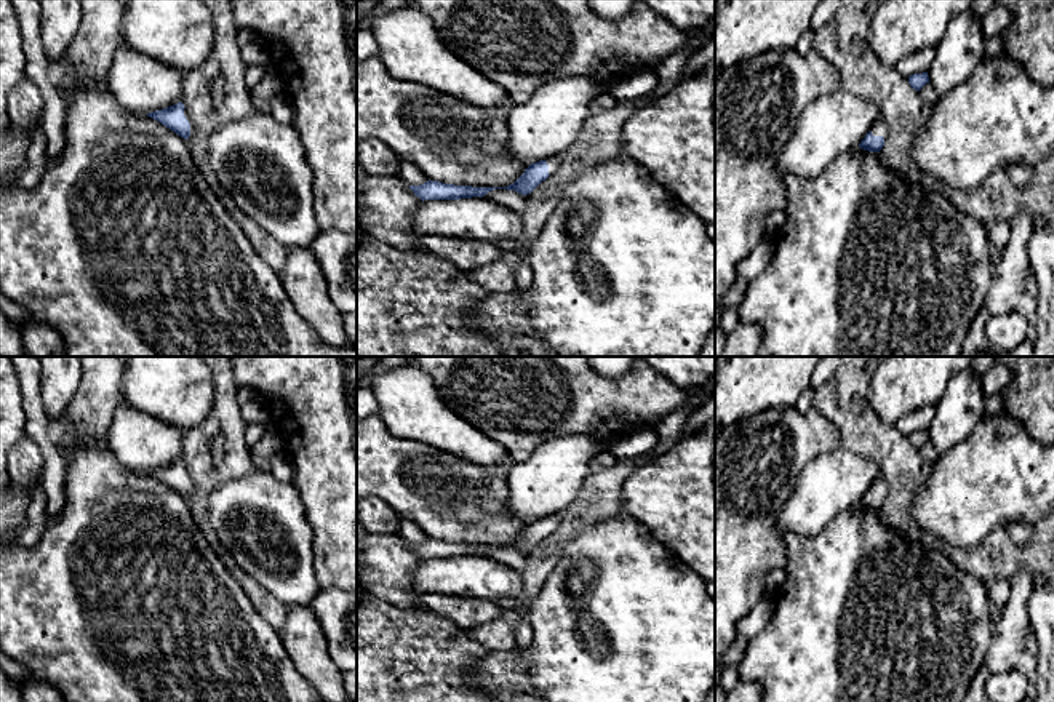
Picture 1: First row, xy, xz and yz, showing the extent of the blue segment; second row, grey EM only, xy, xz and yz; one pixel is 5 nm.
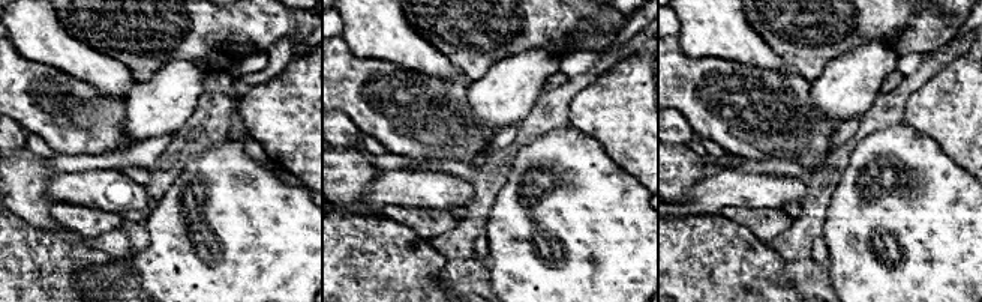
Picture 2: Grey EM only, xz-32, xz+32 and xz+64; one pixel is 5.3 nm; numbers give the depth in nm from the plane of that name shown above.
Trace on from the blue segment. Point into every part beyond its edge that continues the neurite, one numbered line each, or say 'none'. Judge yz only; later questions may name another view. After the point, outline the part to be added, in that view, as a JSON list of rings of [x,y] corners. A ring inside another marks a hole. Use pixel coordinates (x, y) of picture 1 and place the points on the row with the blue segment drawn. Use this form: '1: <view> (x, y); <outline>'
1: yz (878, 128); [[[878,118],[872,125],[870,131],[872,131],[873,136],[883,136],[883,138],[886,138],[888,136],[888,125],[881,118]]]

